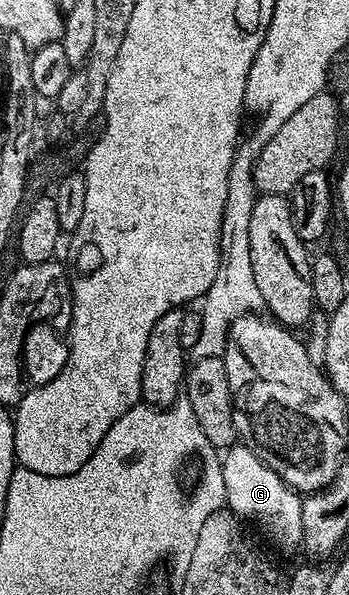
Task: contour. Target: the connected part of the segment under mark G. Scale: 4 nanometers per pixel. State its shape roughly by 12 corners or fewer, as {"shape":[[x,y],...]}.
{"shape":[[246,445],[221,462],[226,506],[303,546],[300,492]]}

